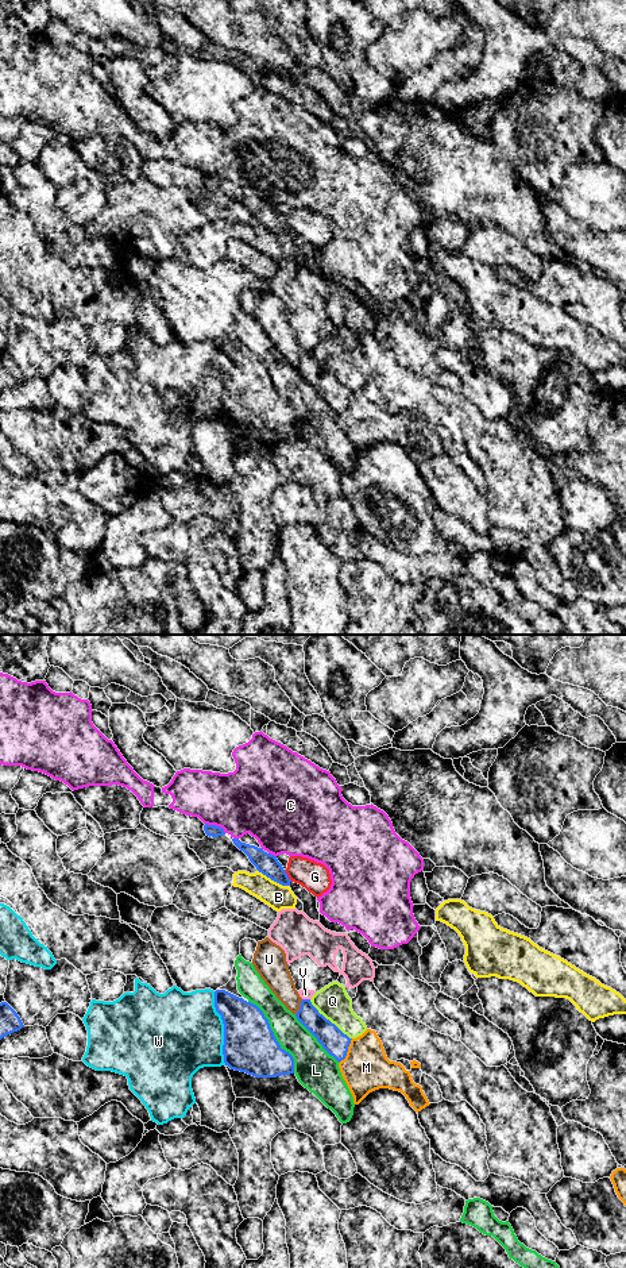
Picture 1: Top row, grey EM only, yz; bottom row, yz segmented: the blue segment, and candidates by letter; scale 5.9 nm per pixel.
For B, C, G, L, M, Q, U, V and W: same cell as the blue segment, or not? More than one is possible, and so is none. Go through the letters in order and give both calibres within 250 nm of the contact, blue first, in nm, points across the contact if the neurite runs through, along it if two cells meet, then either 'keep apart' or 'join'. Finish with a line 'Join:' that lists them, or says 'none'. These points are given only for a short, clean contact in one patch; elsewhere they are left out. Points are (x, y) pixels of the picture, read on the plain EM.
B: calibres 130 and 150 nm; keep apart
C: calibres 70 and 380 nm; keep apart
G: calibres 130 and 180 nm; keep apart
L: calibres 320 and 190 nm; keep apart
M: calibres 150 and 280 nm; keep apart
Q: calibres 150 and 200 nm; keep apart
U: calibres 150 and 160 nm; keep apart
V: calibres 150 and 60 nm; keep apart
W: calibres 320 and 480 nm; keep apart
Join: none

